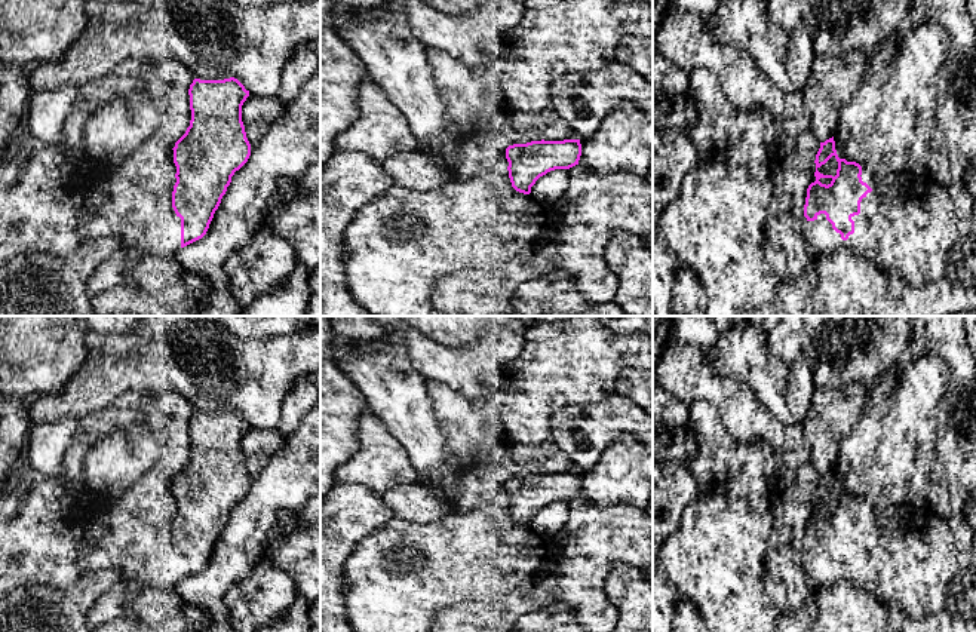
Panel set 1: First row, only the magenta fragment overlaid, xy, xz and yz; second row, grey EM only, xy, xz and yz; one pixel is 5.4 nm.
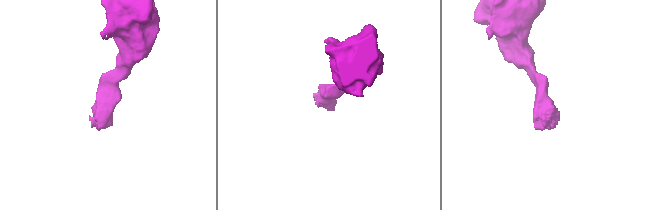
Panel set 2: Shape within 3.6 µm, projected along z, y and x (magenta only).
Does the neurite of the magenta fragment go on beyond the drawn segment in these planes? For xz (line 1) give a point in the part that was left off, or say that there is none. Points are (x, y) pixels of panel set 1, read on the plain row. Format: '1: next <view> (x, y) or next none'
1: next none

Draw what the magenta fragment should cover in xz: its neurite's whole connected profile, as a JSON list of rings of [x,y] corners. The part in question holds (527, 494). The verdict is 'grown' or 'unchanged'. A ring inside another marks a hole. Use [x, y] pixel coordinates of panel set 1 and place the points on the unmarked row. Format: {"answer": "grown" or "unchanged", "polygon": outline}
{"answer": "unchanged", "polygon": [[[541,472],[509,478],[506,491],[512,519],[519,525],[530,527],[540,509],[555,501],[570,501],[578,497],[580,488],[580,472]]]}

